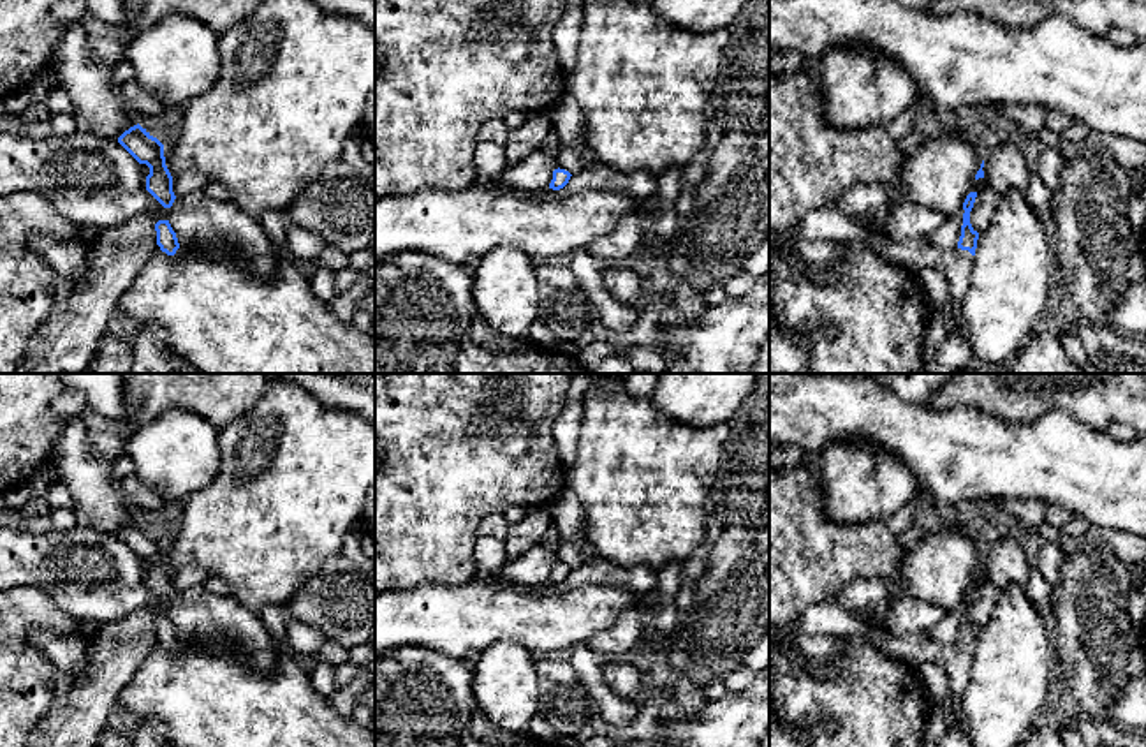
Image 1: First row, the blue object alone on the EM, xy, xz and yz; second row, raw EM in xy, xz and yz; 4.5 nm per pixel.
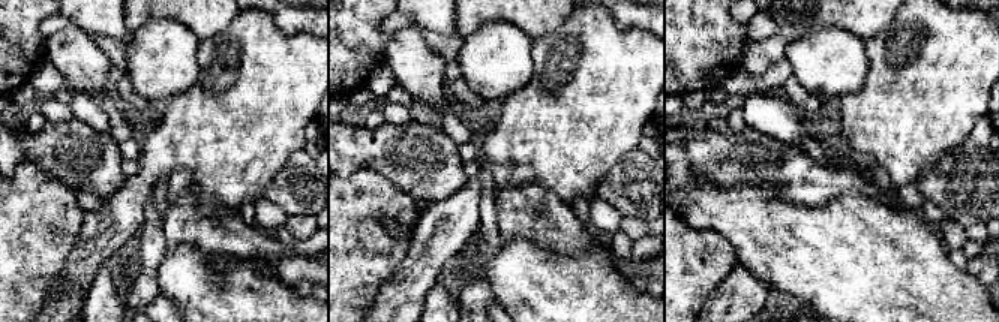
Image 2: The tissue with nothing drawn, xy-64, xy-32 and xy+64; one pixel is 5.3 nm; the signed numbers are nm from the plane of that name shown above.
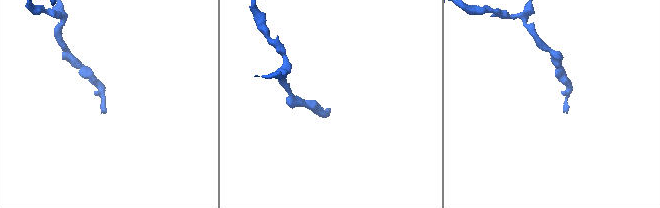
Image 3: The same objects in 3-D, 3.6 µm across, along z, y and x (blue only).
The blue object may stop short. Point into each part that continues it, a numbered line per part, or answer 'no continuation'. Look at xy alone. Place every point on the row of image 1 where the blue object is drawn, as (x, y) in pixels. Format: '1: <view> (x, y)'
no continuation

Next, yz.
1: yz (828, 222)

